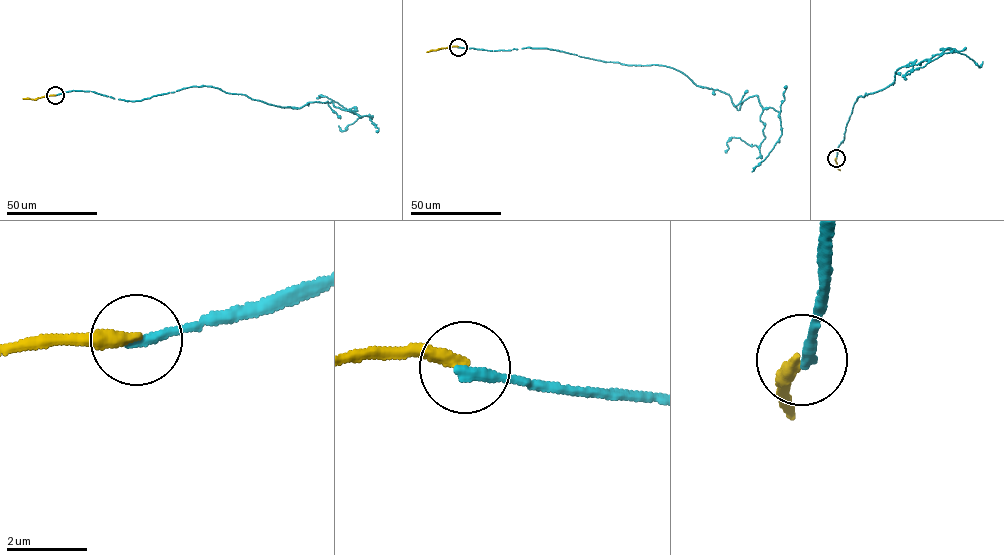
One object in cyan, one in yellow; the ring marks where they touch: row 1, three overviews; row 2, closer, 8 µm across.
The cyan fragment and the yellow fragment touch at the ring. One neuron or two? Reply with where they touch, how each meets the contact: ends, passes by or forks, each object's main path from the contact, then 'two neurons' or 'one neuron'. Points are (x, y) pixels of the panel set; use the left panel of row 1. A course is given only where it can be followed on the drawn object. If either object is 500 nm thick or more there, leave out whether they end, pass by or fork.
place (55, 95); cyan ends; yellow ends; course cyan (55, 95), (93, 91), (141, 100), (204, 85), (284, 108), (330, 102), (372, 116), (345, 130), (338, 125); course yellow (55, 95), (23, 98); two neurons

